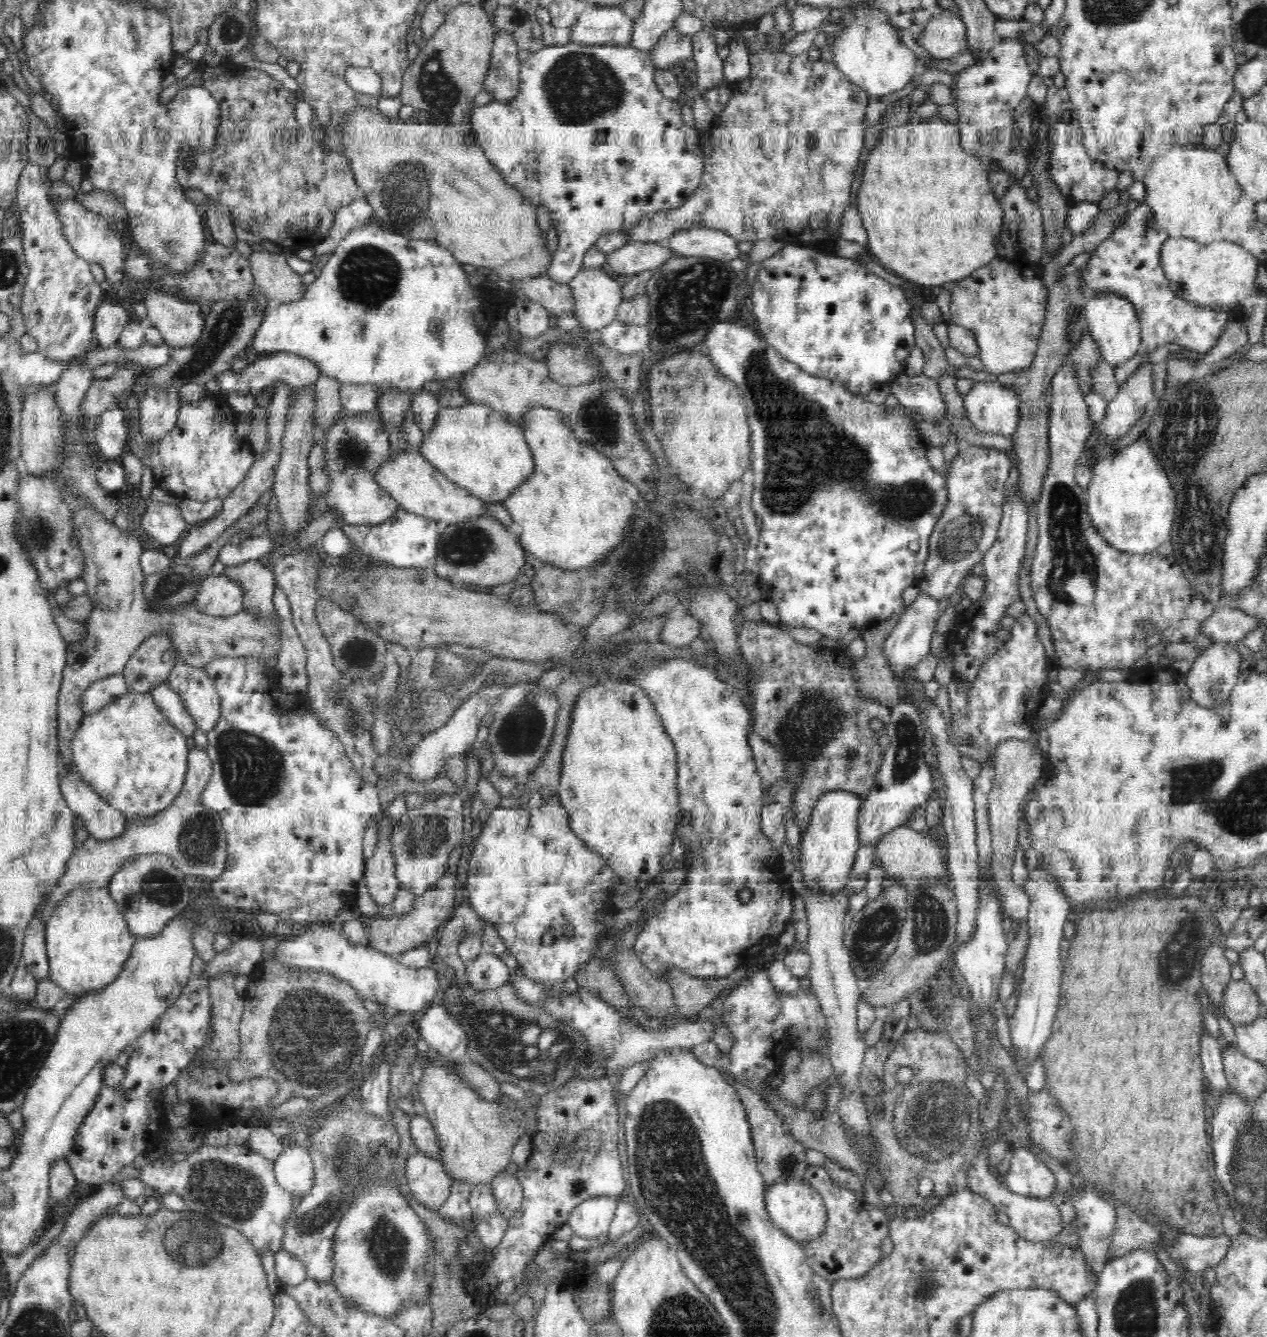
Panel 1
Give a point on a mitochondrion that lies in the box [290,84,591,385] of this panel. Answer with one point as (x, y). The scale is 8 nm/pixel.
(410, 197)

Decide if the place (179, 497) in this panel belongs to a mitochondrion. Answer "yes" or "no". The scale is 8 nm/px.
no

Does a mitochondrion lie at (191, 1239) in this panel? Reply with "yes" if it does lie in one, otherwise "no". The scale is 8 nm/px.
yes

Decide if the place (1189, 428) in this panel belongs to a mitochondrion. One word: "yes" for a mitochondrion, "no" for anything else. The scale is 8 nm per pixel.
yes

